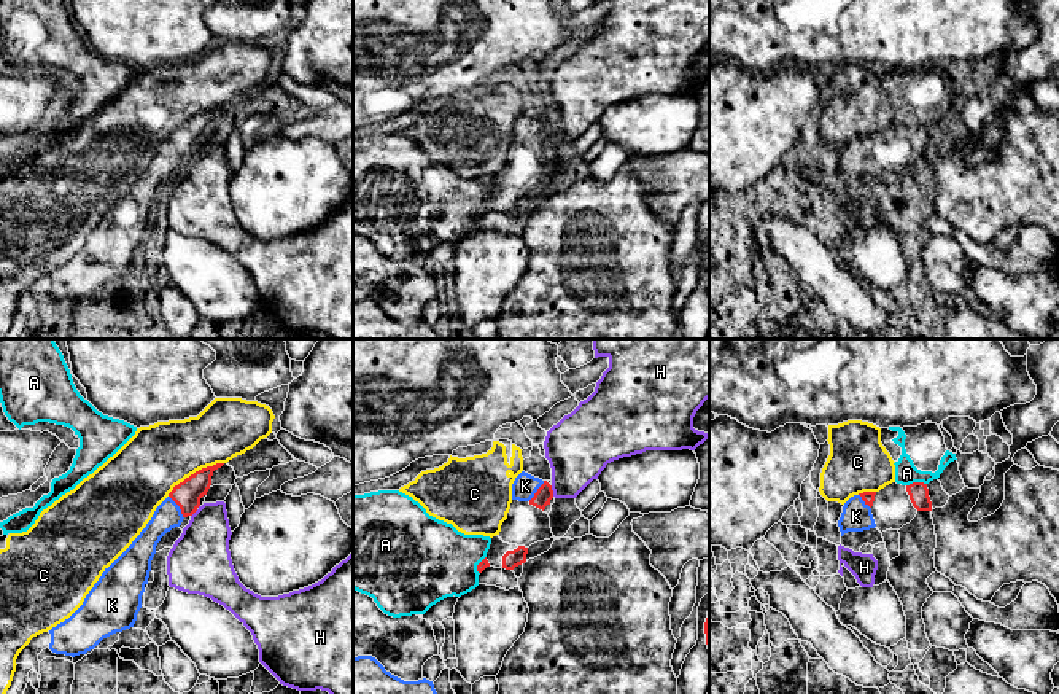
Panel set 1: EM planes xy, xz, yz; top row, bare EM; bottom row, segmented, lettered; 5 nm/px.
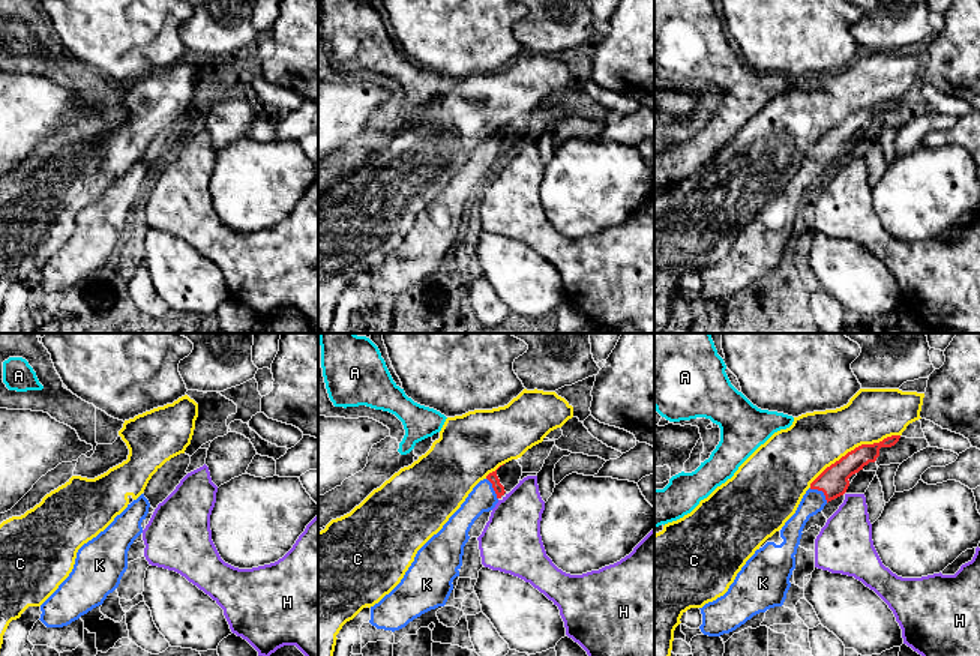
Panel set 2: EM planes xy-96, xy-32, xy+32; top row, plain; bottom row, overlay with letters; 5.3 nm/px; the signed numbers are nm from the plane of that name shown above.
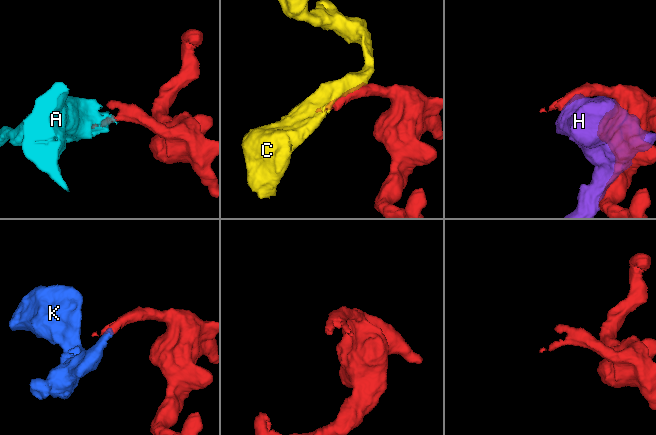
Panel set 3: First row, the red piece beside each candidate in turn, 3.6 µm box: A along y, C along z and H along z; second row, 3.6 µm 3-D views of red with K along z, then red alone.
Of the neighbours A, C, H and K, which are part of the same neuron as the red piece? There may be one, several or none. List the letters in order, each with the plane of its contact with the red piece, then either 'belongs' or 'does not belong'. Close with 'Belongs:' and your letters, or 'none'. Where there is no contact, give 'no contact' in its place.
A: contact in yz; does not belong
C: contact in xy; does not belong
H: contact in xz; does not belong
K: contact in xy; belongs
Belongs: K

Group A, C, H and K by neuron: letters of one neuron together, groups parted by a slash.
A / C / H / K

